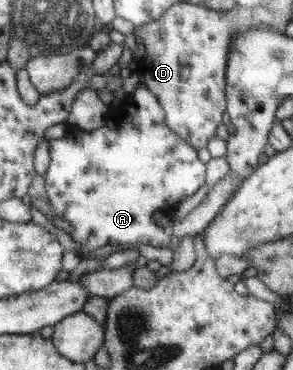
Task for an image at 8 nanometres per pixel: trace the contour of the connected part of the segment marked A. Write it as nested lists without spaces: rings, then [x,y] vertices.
[[[141,82],[128,96],[130,102],[126,110],[118,114],[120,118],[114,130],[110,130],[110,122],[91,131],[67,125],[62,138],[48,140],[49,165],[43,174],[45,193],[54,214],[72,226],[69,236],[80,248],[80,253],[134,243],[154,250],[171,247],[170,232],[157,226],[152,214],[165,204],[179,203],[192,196],[205,184],[205,164],[198,160],[193,146],[166,126],[165,114],[157,98]]]

